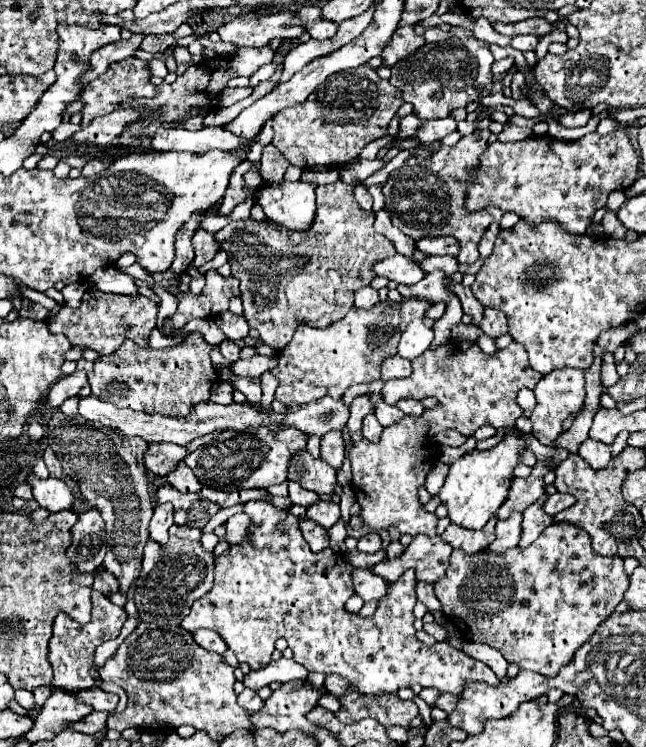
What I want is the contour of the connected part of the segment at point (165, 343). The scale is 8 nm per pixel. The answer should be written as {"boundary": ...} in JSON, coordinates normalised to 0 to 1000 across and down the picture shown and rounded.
{"boundary":[[[241,436],[241,439],[235,442],[235,446],[232,448],[231,463],[238,467],[251,467],[262,463],[271,463],[272,461],[285,455],[285,450],[288,450],[288,447],[276,447],[269,451],[257,451]]]}

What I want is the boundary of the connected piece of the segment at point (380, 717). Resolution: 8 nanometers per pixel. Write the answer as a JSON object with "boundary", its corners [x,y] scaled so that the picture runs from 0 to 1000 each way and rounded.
{"boundary":[[[523,905],[505,908],[505,924],[526,937],[529,948],[520,959],[533,969],[548,969],[560,961],[579,961],[591,972],[613,969],[613,972],[632,975],[638,961],[644,959],[644,942],[638,937],[619,937],[610,929],[563,932],[545,924],[539,913]]]}

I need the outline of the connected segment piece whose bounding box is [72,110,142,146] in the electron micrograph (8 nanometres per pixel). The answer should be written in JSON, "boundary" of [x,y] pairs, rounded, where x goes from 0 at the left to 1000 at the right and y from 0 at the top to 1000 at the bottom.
{"boundary":[[[176,147],[173,153],[146,158],[146,163],[139,163],[127,174],[115,177],[111,187],[124,190],[124,193],[170,195],[170,193],[176,193],[180,182],[189,177],[189,171],[207,161],[217,161],[217,155],[220,155],[220,150],[214,150],[214,147]]]}

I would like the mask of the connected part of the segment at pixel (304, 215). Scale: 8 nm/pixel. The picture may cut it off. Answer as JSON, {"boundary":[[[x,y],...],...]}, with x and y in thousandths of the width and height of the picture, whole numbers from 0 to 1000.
{"boundary":[[[421,244],[396,257],[396,270],[418,295],[440,295],[449,308],[474,308],[489,284],[486,254],[471,244]]]}

